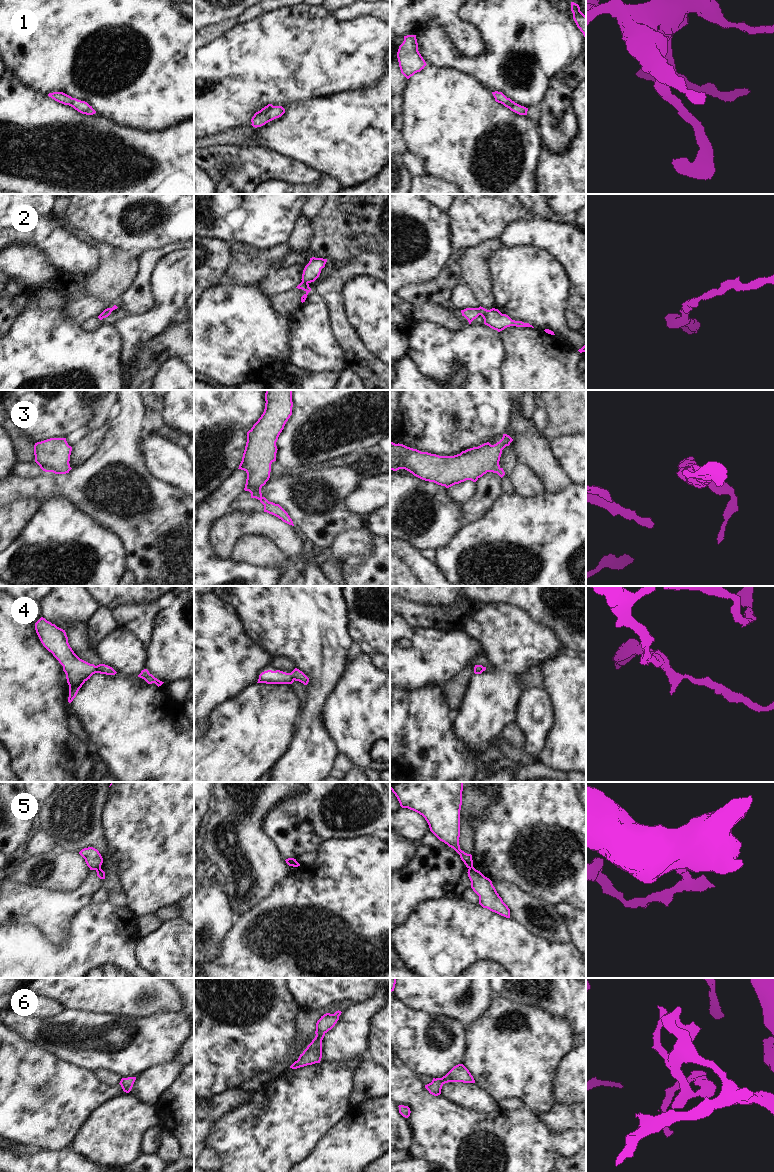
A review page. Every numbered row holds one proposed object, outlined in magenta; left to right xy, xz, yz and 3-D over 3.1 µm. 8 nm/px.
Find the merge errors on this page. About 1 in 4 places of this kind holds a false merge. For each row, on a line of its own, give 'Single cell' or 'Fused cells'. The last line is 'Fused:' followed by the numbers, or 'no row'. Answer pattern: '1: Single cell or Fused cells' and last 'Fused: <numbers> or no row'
1: Single cell
2: Single cell
3: Single cell
4: Single cell
5: Fused cells
6: Single cell
Fused: 5

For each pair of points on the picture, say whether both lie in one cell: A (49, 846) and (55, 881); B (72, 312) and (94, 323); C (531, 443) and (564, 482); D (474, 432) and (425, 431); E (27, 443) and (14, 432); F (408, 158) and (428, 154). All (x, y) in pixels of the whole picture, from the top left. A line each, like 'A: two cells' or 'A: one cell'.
A: two cells
B: two cells
C: one cell
D: one cell
E: one cell
F: two cells

